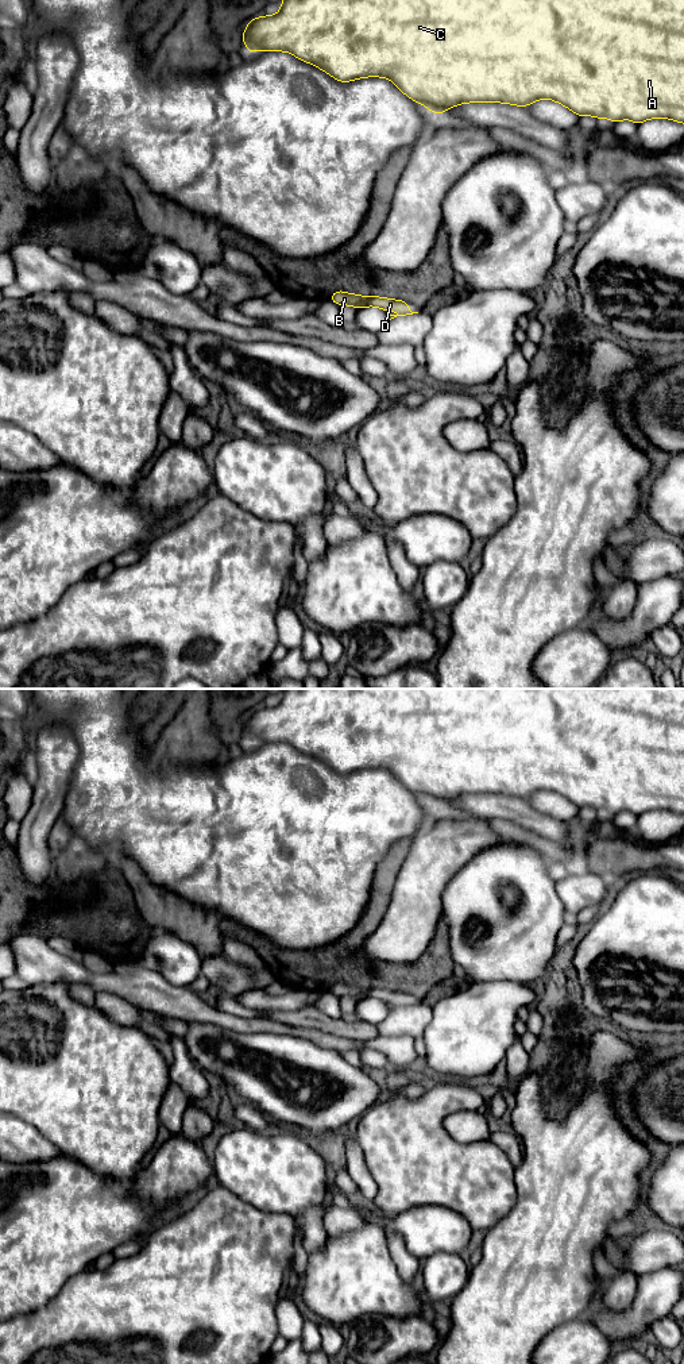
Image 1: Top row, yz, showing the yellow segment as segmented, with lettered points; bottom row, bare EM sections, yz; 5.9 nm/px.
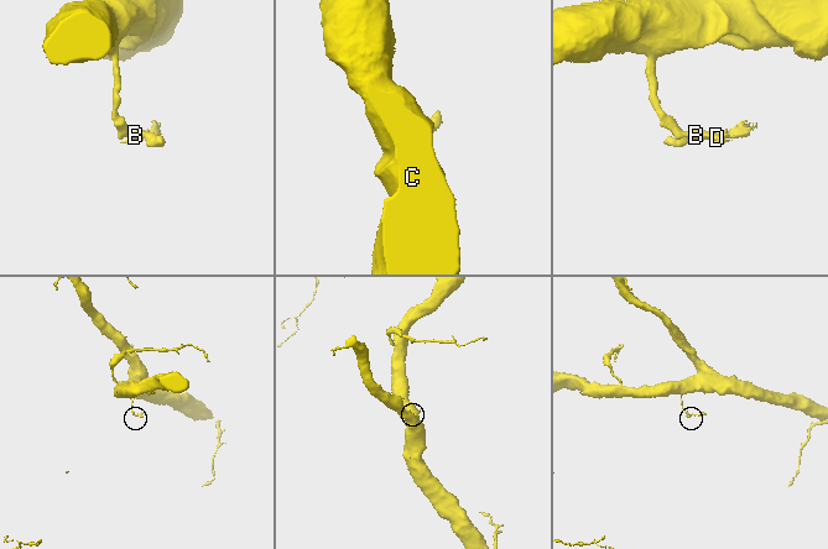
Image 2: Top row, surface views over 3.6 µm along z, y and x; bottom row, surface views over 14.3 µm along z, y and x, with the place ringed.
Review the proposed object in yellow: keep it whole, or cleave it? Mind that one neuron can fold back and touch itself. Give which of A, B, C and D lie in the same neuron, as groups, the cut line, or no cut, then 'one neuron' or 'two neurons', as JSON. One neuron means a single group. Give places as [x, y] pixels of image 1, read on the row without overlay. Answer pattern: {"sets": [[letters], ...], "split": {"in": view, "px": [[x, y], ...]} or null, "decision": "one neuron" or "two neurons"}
{"sets": [["A", "C", "D"], ["B"]], "split": {"in": "yz", "px": [[366, 987], [370, 997]]}, "decision": "two neurons"}

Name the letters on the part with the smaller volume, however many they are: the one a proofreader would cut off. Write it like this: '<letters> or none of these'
B

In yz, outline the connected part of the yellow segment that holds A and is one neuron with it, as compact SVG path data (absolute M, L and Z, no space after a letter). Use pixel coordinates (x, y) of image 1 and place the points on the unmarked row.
M285 689L277 706L252 710L243 733L252 743L287 743L341 774L364 768L391 771L409 790L438 806L464 794L505 794L528 798L549 790L577 808L623 810L637 817L648 810L665 809L684 814L684 689Z

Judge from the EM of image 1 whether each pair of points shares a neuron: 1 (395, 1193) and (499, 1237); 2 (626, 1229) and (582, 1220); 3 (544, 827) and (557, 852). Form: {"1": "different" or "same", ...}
{"1": "different", "2": "different", "3": "different"}

